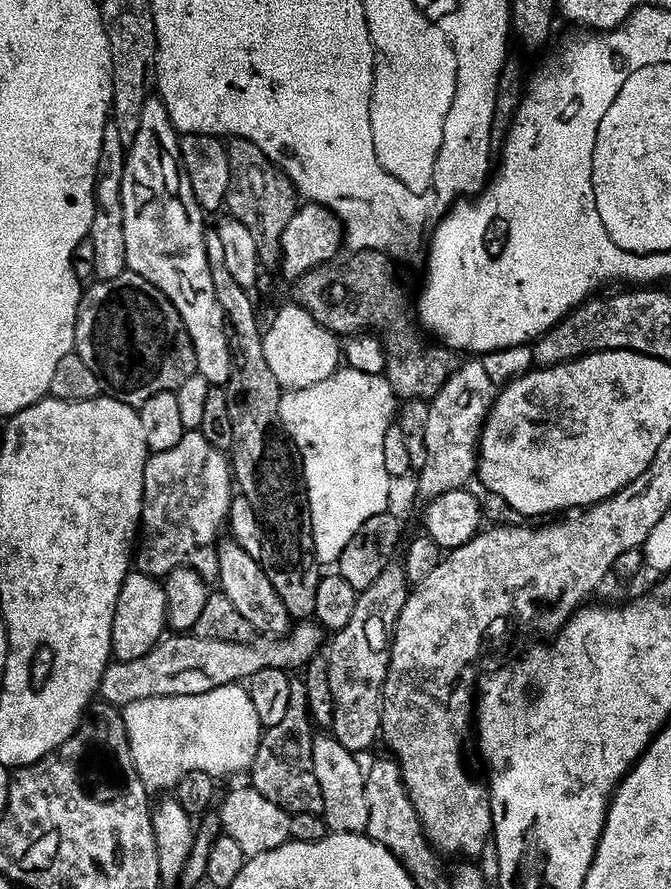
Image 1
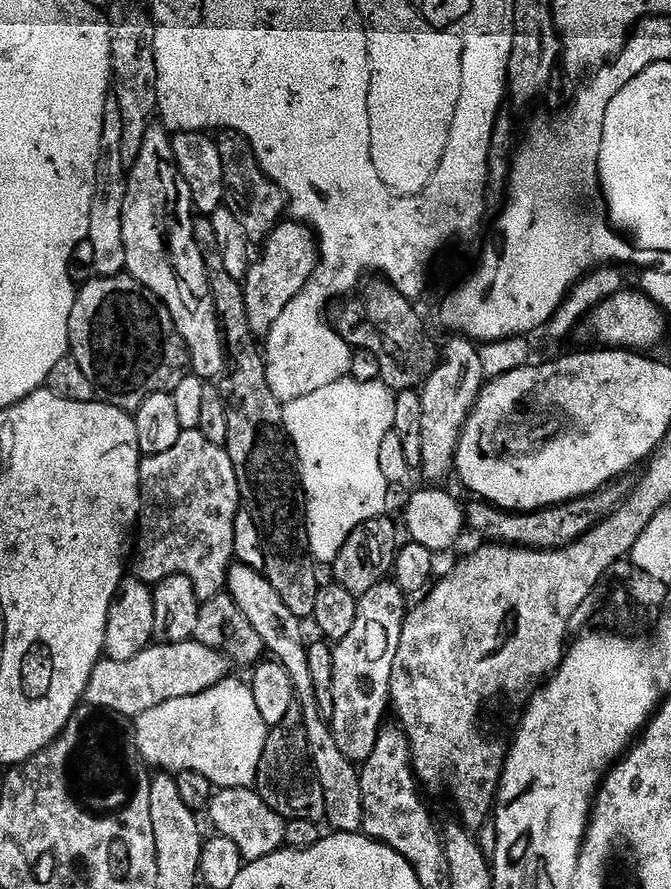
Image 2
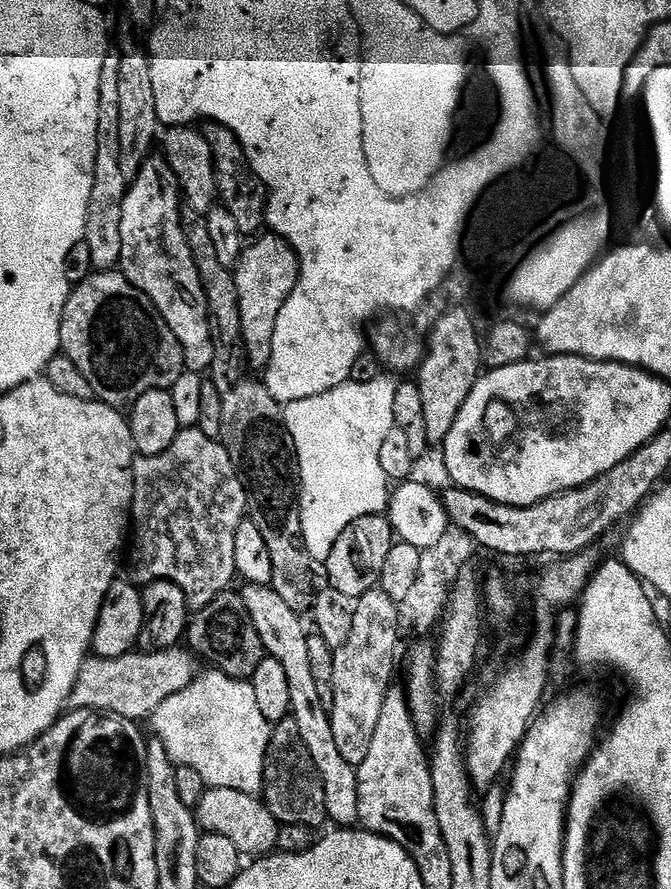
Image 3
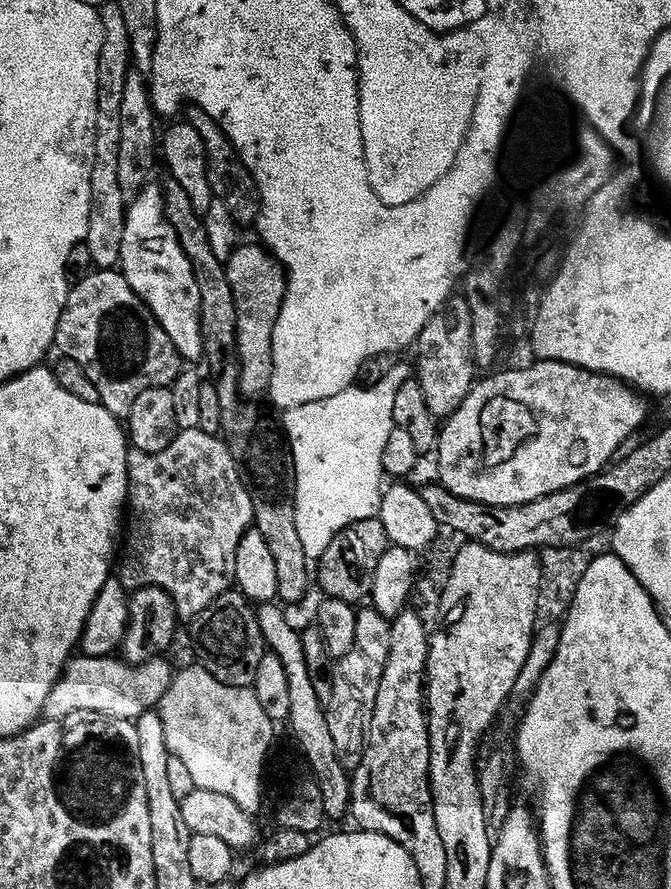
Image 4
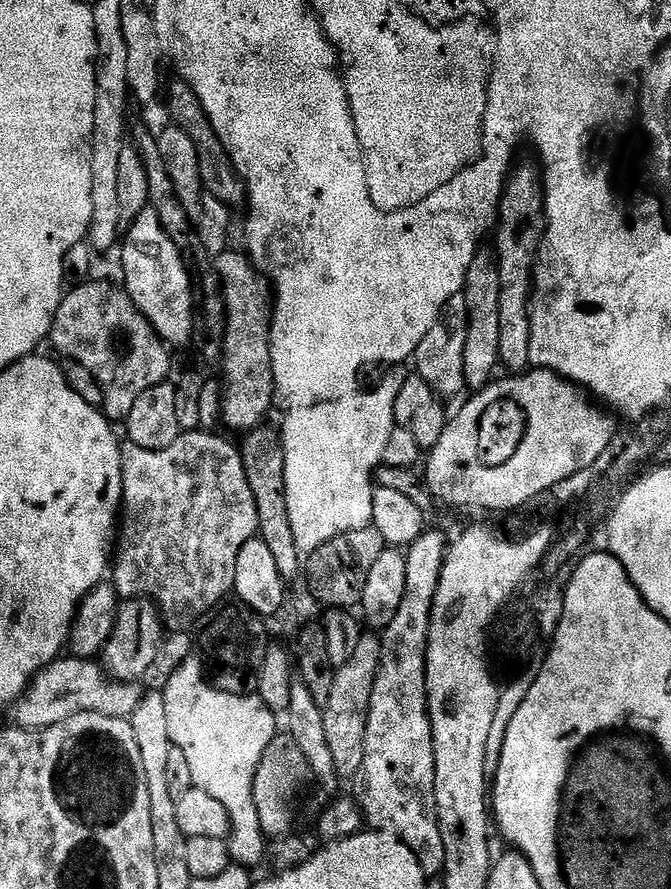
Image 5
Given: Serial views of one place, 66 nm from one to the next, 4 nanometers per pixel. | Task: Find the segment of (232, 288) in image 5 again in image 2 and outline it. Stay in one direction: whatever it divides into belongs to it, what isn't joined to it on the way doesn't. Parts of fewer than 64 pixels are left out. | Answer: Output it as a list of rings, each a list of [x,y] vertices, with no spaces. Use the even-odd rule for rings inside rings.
[[[288,218],[277,224],[267,240],[263,241],[262,248],[264,248],[264,253],[261,256],[259,253],[253,259],[252,266],[242,281],[246,298],[246,319],[250,321],[250,330],[257,338],[267,337],[274,322],[278,322],[279,316],[282,315],[282,310],[290,306],[292,299],[304,289],[306,282],[314,274],[318,263],[318,237],[309,225]]]

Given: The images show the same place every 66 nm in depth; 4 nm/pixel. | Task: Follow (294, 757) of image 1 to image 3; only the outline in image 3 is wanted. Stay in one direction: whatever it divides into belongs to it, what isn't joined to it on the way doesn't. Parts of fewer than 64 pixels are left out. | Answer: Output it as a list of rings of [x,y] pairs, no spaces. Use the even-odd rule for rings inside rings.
[[[290,718],[278,722],[272,729],[272,737],[264,759],[262,799],[270,814],[274,814],[274,818],[281,826],[293,824],[320,830],[323,824],[329,823],[326,814],[326,790],[322,786],[318,766],[314,766],[314,758],[310,758],[310,750],[306,750],[306,742],[302,742],[298,722]]]

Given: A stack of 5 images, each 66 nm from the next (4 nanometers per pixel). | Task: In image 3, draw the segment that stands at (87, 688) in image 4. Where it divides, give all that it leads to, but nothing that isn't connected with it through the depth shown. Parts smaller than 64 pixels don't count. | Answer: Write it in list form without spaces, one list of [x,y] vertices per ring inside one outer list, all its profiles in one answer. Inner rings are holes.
[[[177,646],[167,648],[161,652],[141,652],[133,650],[127,656],[122,658],[102,658],[96,656],[85,660],[82,670],[78,674],[78,682],[74,682],[72,691],[71,707],[76,708],[93,708],[91,711],[96,714],[111,714],[122,716],[125,721],[140,720],[151,717],[153,712],[166,702],[174,694],[186,690],[191,686],[193,680],[198,675],[198,660],[187,647]]]

